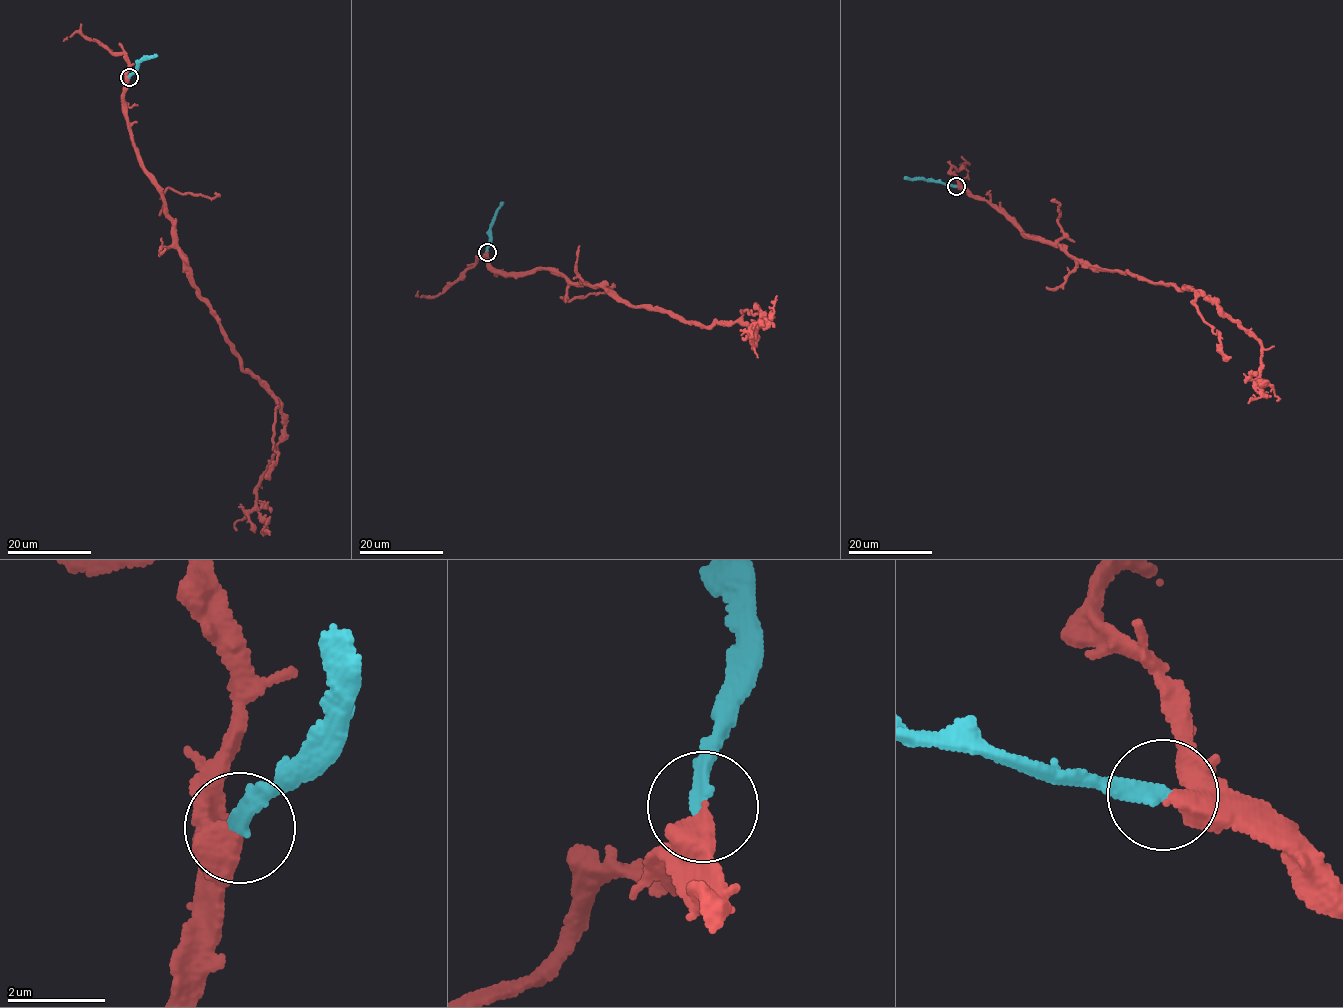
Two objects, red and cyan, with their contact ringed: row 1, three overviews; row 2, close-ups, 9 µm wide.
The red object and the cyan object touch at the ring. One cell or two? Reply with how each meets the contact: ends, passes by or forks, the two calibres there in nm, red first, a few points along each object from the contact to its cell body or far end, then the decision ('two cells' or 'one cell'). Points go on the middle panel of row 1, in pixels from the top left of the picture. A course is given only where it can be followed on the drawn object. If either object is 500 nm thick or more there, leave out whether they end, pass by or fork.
red ends; cyan ends; calibres 480 and 320 nm; course red (487, 253), (489, 267), (507, 273), (543, 268), (699, 324), (755, 326), (753, 346), (776, 295); course cyan (487, 252), (490, 223), (503, 202); one cell

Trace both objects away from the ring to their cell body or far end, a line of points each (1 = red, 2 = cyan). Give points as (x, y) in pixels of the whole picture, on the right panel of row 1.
1: (957, 186), (1066, 255), (1184, 286), (1216, 303), (1261, 349), (1261, 396), (1248, 402)
2: (956, 186), (904, 177)

